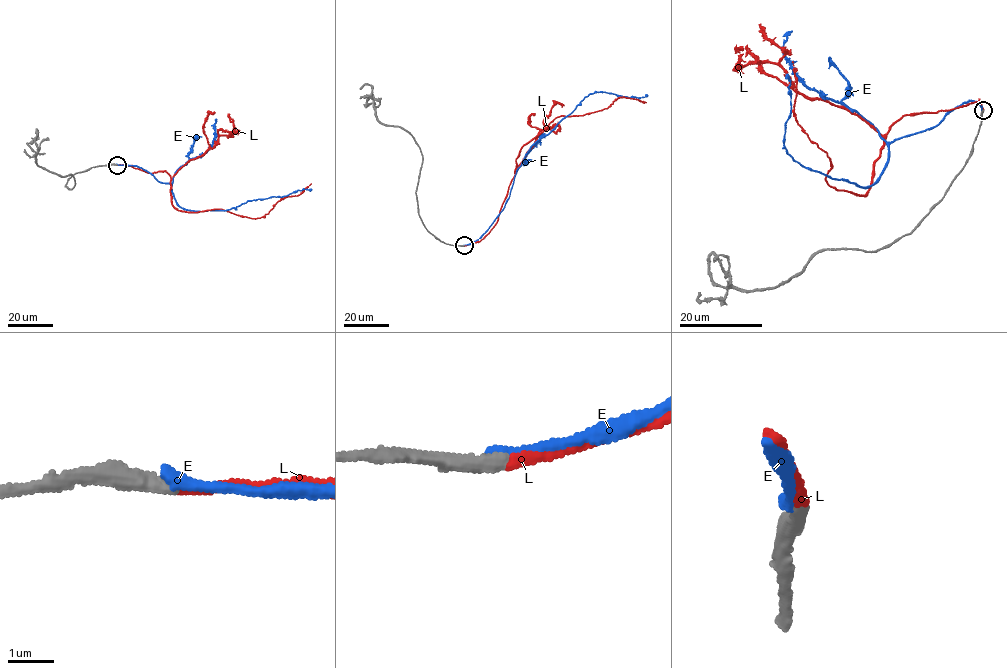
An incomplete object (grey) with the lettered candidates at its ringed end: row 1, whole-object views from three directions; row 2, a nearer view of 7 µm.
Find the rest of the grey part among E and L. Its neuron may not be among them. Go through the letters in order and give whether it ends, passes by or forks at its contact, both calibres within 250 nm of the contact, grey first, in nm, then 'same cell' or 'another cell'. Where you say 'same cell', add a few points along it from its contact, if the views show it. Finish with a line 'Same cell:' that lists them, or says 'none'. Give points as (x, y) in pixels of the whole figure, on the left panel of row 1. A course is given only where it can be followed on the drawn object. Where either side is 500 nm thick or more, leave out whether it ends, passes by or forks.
E: it ends; calibres 400 and 280 nm; another cell
L: it ends; calibres 380 and 200 nm; same cell; course (117, 164), (151, 173), (164, 170), (172, 205), (184, 211), (222, 209), (255, 218), (311, 183)
Same cell: L

